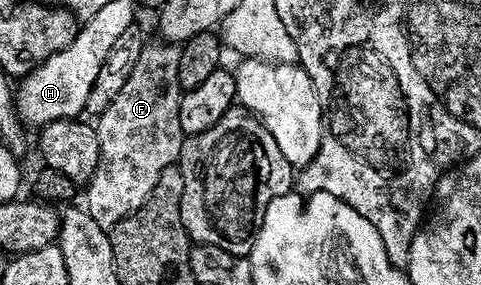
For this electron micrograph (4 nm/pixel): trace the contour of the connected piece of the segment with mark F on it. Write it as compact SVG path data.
M166 40L158 41L148 41L144 45L133 72L129 72L129 80L125 80L125 88L121 88L121 92L117 92L117 96L102 107L103 115L100 116L99 122L97 121L99 159L90 182L85 186L85 209L87 214L93 216L93 220L97 220L97 224L104 228L113 227L125 220L125 216L137 212L137 208L141 208L141 204L145 204L145 200L153 192L161 172L165 172L165 168L176 165L179 161L185 137L181 128L181 91L177 80L180 47Z

